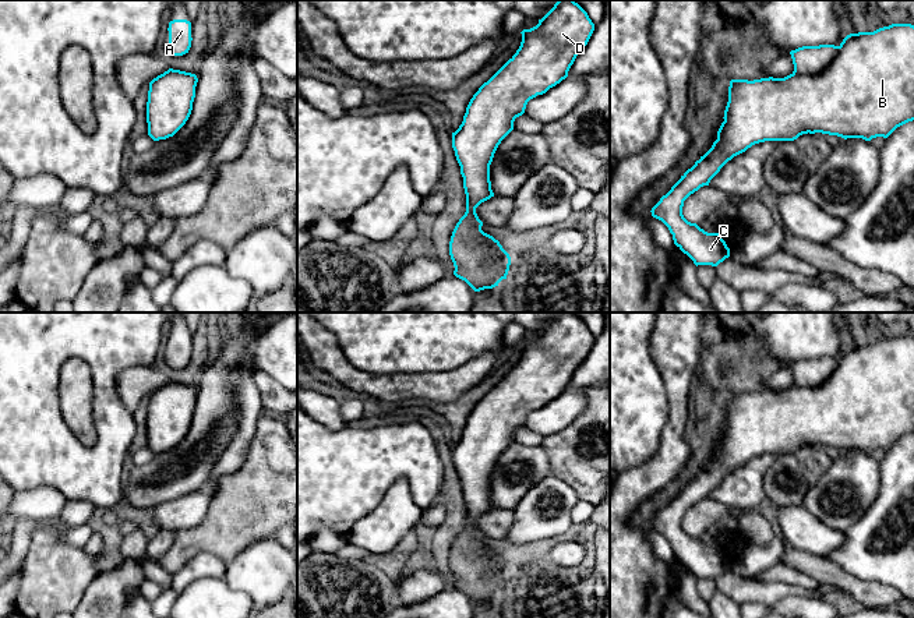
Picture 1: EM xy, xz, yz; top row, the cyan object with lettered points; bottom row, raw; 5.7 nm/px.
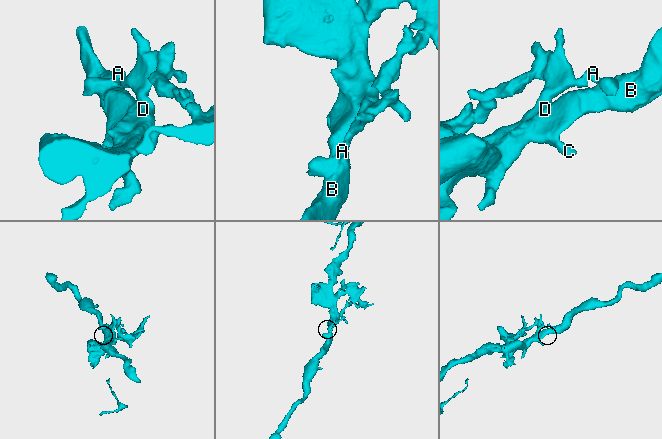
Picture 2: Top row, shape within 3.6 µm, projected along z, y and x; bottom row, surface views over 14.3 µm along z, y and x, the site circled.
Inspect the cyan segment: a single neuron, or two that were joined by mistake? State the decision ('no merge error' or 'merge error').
no merge error

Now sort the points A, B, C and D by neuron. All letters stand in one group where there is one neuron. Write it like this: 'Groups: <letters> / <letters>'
Groups: A B C D

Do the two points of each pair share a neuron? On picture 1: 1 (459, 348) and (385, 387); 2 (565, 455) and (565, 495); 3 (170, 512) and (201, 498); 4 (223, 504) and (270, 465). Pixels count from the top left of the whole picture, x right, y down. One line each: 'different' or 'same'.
1: different
2: different
3: same
4: same

